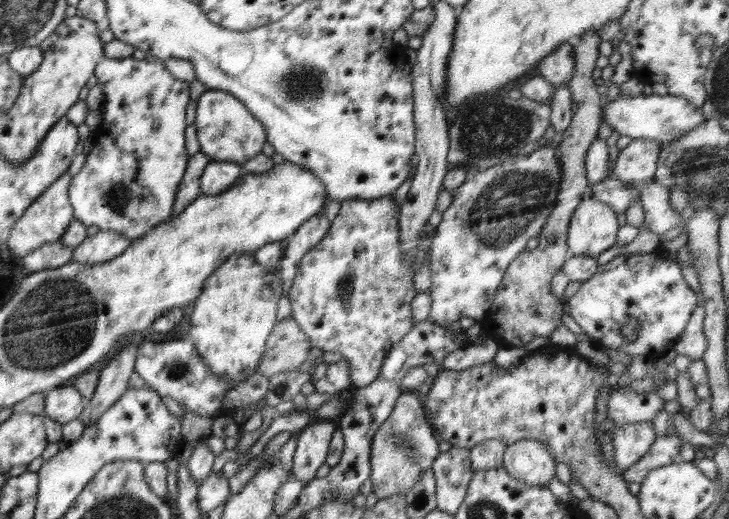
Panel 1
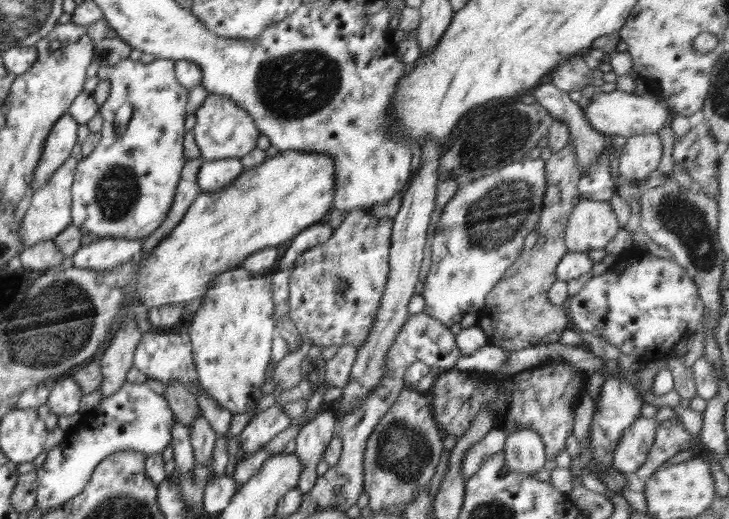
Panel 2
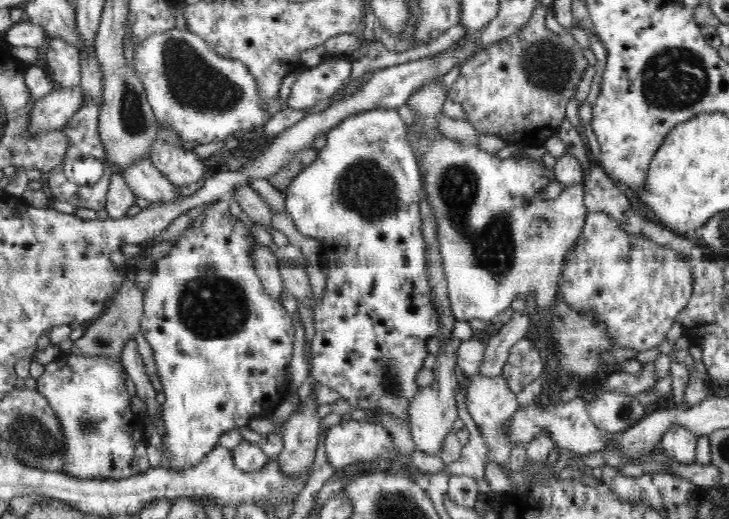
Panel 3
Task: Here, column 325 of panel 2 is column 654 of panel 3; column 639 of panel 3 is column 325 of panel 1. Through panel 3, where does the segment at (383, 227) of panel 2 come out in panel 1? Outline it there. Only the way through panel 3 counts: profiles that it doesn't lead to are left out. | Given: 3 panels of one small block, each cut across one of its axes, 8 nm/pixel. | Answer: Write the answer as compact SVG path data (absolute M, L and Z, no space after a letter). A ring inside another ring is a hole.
M394 194L375 199L344 199L326 236L300 260L289 291L291 315L309 337L312 347L324 353L339 352L348 362L351 385L357 388L376 379L392 346L415 326L411 305L419 294L413 282L416 270L402 259L399 218L400 206L394 203Z

